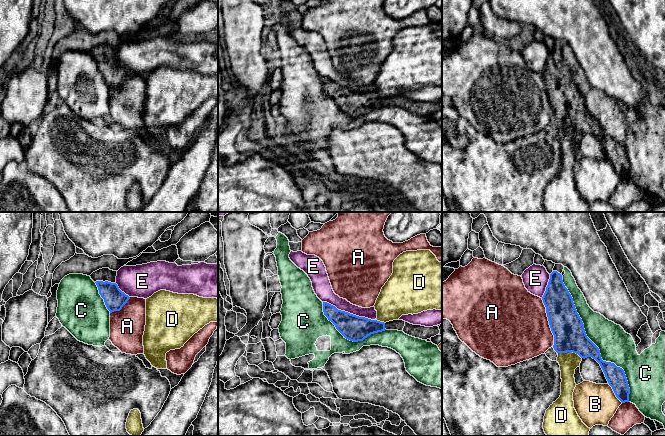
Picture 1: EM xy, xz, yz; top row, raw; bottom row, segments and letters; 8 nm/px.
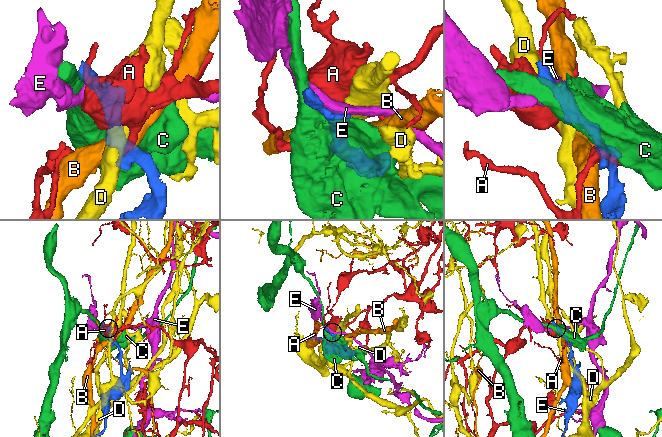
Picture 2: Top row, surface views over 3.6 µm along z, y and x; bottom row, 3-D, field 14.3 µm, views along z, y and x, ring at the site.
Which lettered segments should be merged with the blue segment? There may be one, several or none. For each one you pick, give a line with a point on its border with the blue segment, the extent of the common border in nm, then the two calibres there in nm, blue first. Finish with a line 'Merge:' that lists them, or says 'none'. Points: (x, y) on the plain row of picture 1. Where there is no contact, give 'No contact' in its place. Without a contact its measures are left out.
Merge: none

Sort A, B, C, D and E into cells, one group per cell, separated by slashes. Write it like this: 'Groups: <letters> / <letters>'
Groups: A / B / C / D / E

